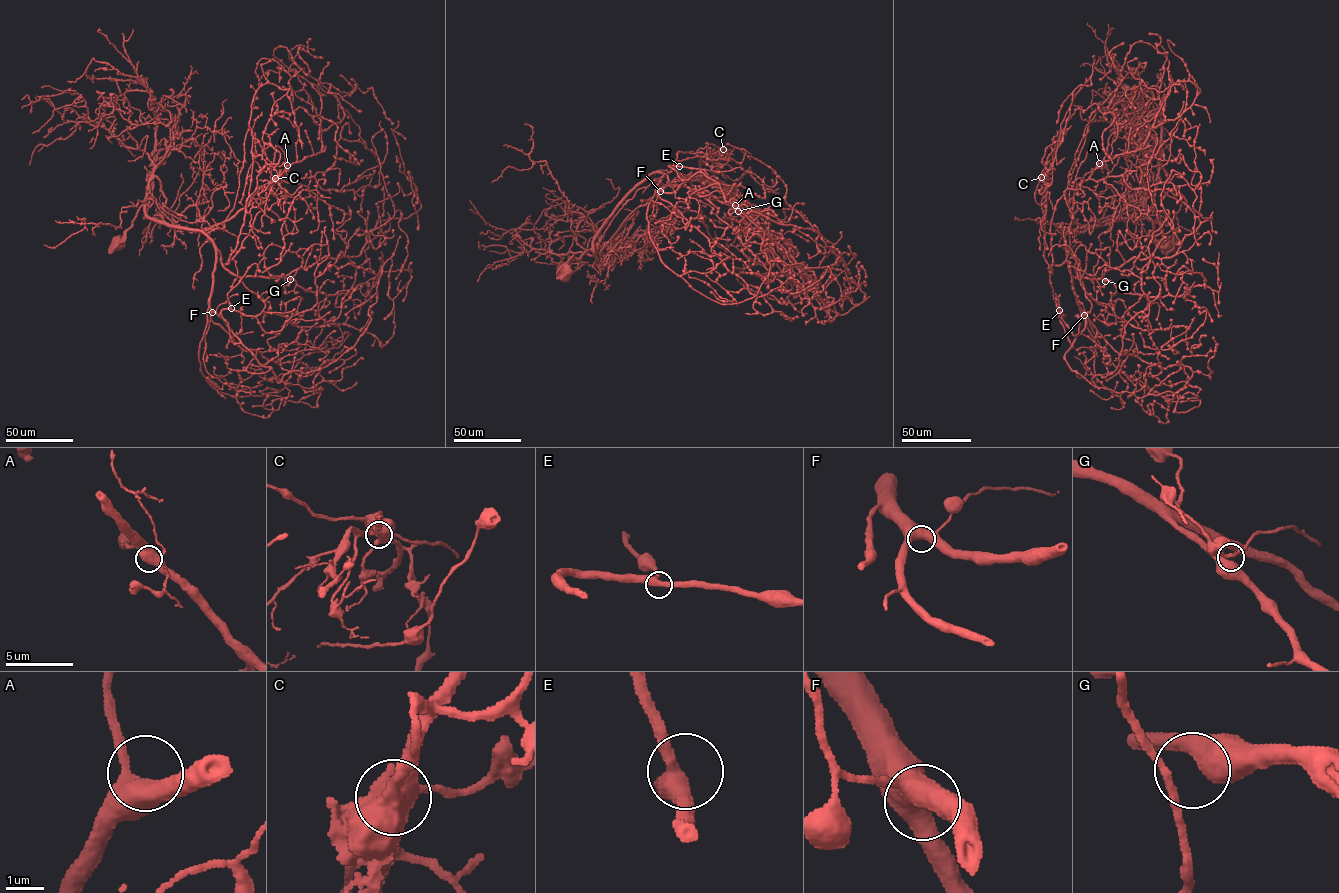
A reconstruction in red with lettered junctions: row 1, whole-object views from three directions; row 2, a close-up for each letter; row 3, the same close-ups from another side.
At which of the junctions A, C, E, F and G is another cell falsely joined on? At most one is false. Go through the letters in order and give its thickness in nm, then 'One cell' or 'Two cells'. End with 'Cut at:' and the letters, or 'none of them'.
A: Thickness 480 nm. One cell
C: Thickness 650 nm. Two cells
E: Thickness 400 nm. One cell
F: Thickness 600 nm. One cell
G: Thickness 500 nm. One cell
Cut at: C

